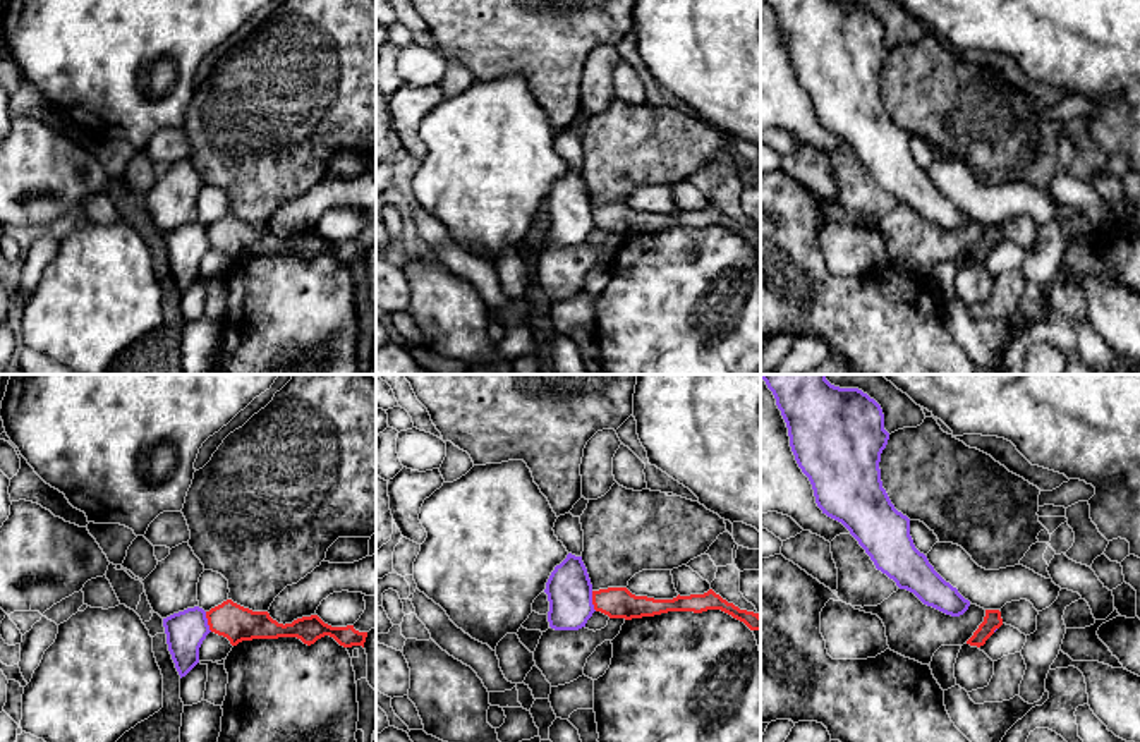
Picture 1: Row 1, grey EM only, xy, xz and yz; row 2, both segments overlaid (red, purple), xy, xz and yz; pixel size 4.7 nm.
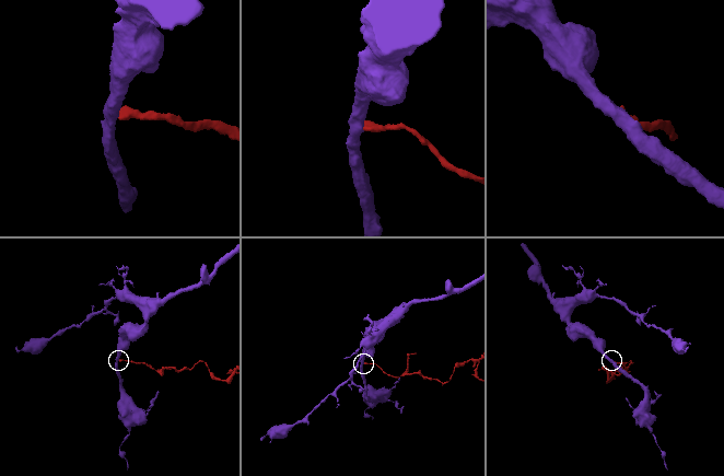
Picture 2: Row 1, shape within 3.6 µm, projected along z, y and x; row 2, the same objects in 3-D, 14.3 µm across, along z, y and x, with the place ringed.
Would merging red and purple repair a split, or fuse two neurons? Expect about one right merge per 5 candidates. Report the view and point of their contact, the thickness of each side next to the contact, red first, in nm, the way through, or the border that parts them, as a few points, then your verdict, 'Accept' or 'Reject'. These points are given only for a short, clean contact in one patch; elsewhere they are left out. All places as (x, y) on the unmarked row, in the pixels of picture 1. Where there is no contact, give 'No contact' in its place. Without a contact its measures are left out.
Touches red at xy (208, 237). Thickness 170 nm (red) against 190 nm. Reject

